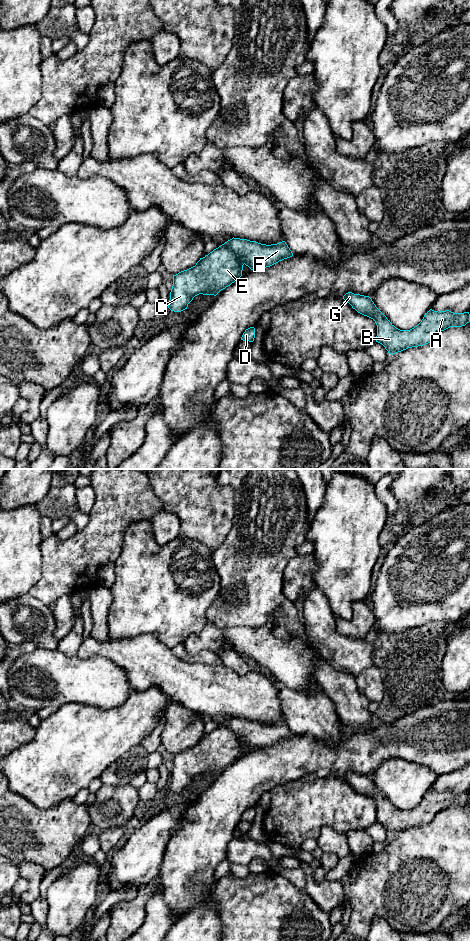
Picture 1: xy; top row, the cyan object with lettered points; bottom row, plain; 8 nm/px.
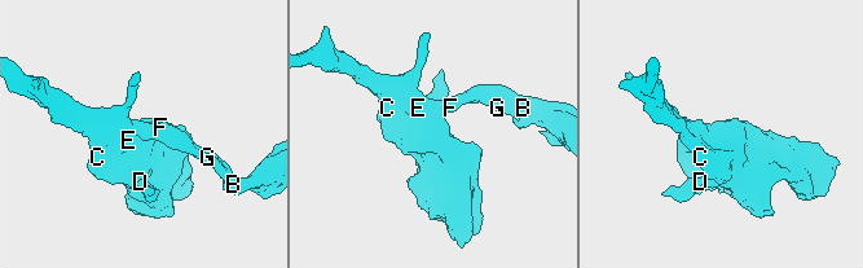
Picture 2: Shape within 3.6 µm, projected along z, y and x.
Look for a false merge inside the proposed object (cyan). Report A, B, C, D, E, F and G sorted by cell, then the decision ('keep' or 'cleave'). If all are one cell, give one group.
A B F G / C D E; cleave

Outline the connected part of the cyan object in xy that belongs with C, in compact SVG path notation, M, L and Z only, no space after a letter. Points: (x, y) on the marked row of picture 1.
M219 246L195 266L173 275L168 308L181 312L199 294L216 296L242 276L243 265L231 250Z

